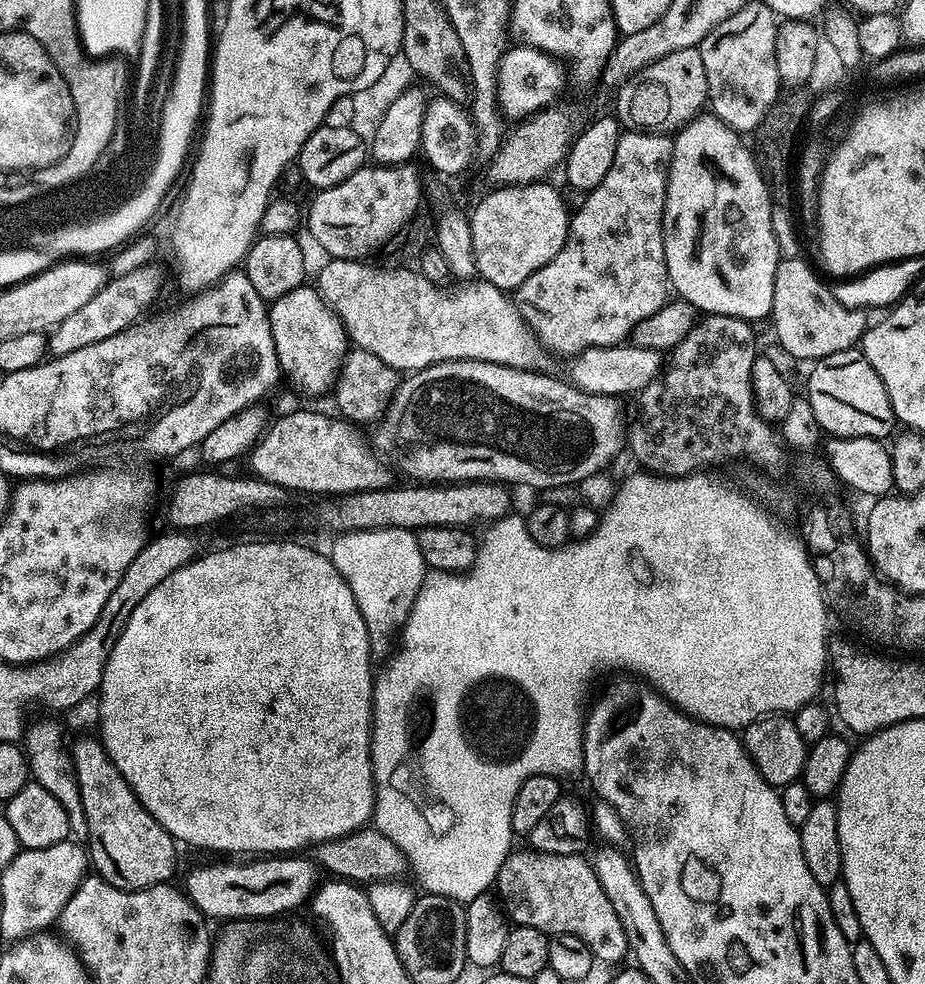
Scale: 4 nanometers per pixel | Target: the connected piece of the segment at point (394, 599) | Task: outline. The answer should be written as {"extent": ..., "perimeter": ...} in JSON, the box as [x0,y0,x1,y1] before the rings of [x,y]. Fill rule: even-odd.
{"extent":[330,528,426,658],"perimeter":[[[406,528],[341,532],[333,540],[336,541],[332,544],[332,552],[330,551],[332,565],[336,567],[338,574],[342,574],[346,586],[350,586],[350,594],[354,594],[354,602],[358,602],[358,610],[362,610],[362,622],[366,622],[372,655],[376,658],[387,657],[393,651],[404,623],[408,620],[414,598],[418,598],[418,590],[426,575],[426,565],[422,550],[418,550],[416,532]]]}

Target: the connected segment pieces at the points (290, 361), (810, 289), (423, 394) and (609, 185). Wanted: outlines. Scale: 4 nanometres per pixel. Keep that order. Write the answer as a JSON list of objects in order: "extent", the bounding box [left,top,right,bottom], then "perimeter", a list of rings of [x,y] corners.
[{"extent":[268,286,350,396],"perimeter":[[[301,286],[290,290],[290,294],[282,294],[282,298],[271,301],[268,317],[283,379],[288,379],[304,396],[324,396],[327,392],[329,395],[337,385],[345,357],[350,351],[348,331],[336,311],[321,298],[315,287]]]},{"extent":[770,258,870,362],"perimeter":[[[804,258],[795,260],[781,260],[778,270],[774,274],[774,302],[770,323],[776,331],[776,340],[796,360],[815,362],[824,360],[830,354],[838,354],[847,348],[855,348],[863,341],[870,320],[867,320],[861,309],[848,309],[838,302],[833,289],[816,277],[816,272],[804,261]]]},{"extent":[374,360,630,488],"perimeter":[[[447,360],[441,364],[431,364],[421,372],[413,372],[407,378],[401,379],[396,395],[376,428],[380,429],[376,432],[376,440],[374,439],[375,447],[397,469],[400,467],[406,475],[413,476],[416,479],[413,481],[416,482],[499,482],[505,486],[525,484],[528,488],[560,488],[563,484],[576,484],[579,480],[588,480],[595,472],[602,471],[623,448],[625,451],[630,428],[628,424],[624,425],[624,408],[620,405],[623,403],[617,397],[583,392],[575,384],[564,380],[543,376],[540,370],[511,368],[505,364],[481,360]]]},{"extent":[514,130,673,358],"perimeter":[[[639,130],[621,131],[618,138],[618,150],[614,150],[614,162],[610,166],[610,171],[606,173],[606,178],[598,187],[587,193],[581,209],[571,213],[568,222],[568,233],[566,242],[546,266],[534,270],[526,282],[522,282],[520,288],[515,289],[514,303],[517,311],[528,328],[535,334],[536,339],[545,349],[557,352],[560,356],[575,358],[588,348],[610,348],[614,344],[623,344],[631,337],[638,325],[646,318],[650,318],[663,304],[670,299],[670,285],[668,283],[668,271],[666,270],[666,258],[664,257],[664,199],[666,198],[666,186],[668,185],[668,167],[672,161],[672,141],[673,137],[668,134],[658,132],[642,132]]]}]

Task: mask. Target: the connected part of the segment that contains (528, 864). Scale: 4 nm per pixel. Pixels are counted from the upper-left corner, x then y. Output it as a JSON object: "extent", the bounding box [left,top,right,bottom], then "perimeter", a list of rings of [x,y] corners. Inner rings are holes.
{"extent":[494,850,629,964],"perimeter":[[[513,850],[508,853],[506,862],[496,875],[494,885],[495,895],[502,905],[507,918],[513,925],[530,926],[552,936],[577,936],[590,946],[593,957],[597,961],[605,960],[612,964],[623,956],[629,955],[626,930],[622,930],[622,922],[618,922],[618,914],[614,914],[614,906],[610,906],[610,898],[602,890],[602,882],[598,882],[596,871],[583,855],[567,856],[566,854],[546,854],[535,850],[519,852]]]}

